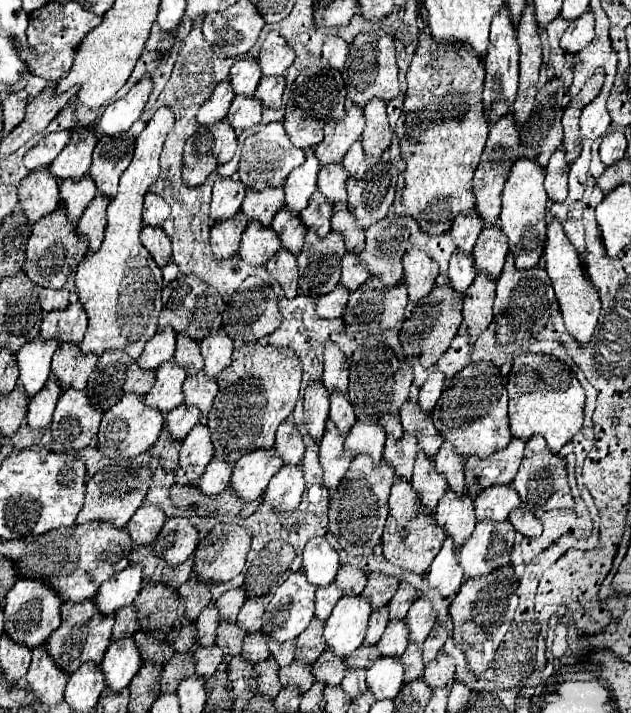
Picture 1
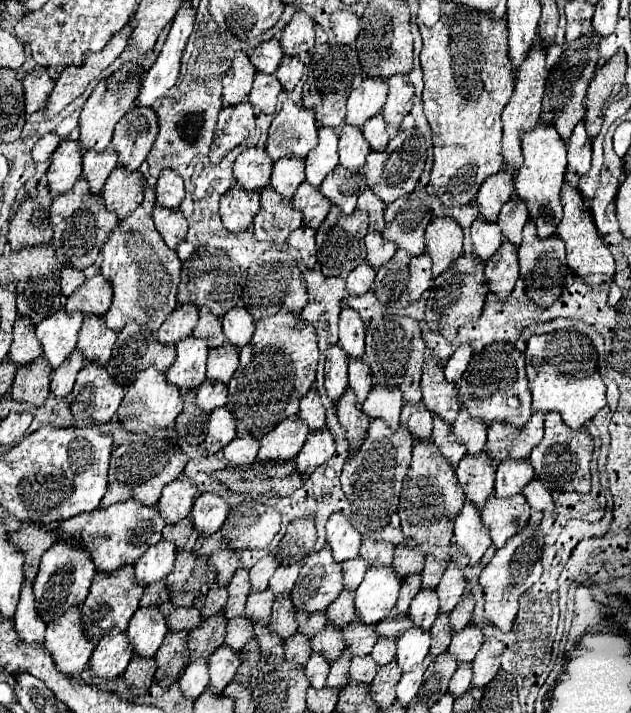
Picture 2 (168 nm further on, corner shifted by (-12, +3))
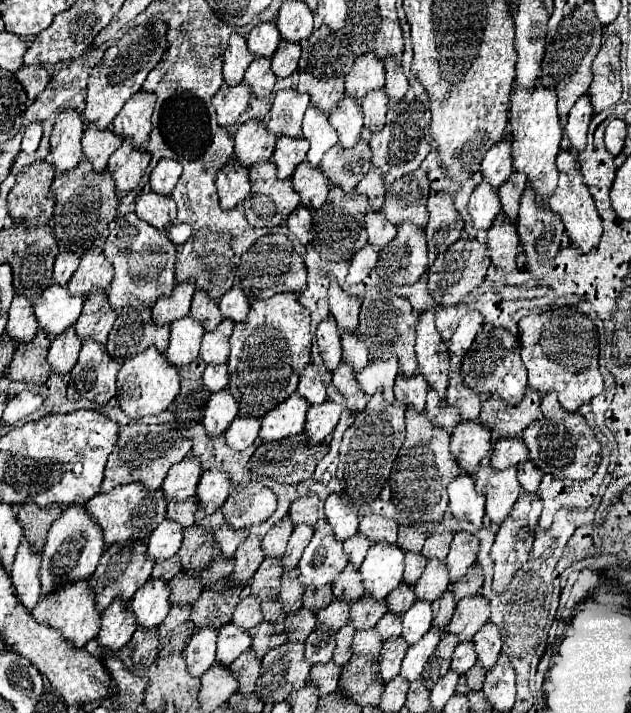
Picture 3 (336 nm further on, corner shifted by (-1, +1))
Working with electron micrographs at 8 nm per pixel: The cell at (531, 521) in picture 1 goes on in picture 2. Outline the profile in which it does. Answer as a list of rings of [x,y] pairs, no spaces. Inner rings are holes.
[[[532,479],[532,483],[528,483],[528,487],[524,487],[524,497],[526,497],[530,509],[534,509],[534,511],[546,513],[546,511],[554,509],[552,495],[546,491],[546,487],[538,479]]]

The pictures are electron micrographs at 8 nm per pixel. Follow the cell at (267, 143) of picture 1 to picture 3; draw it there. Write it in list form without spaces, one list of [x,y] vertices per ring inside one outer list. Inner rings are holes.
[[[281,89],[275,95],[267,127],[277,135],[301,137],[301,121],[309,105],[309,95],[297,89]]]

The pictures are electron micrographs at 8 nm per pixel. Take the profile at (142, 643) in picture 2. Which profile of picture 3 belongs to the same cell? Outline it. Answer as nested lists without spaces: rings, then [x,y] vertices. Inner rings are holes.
[[[149,579],[129,601],[137,623],[145,625],[145,629],[155,629],[167,617],[171,609],[169,593],[171,587],[165,579]]]

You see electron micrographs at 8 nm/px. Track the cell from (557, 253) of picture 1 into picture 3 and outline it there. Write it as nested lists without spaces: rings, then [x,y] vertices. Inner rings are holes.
[[[561,149],[557,155],[557,169],[559,169],[559,183],[553,191],[553,195],[547,199],[547,203],[555,213],[561,215],[561,221],[565,225],[565,231],[567,231],[571,243],[577,245],[581,251],[589,251],[599,243],[599,237],[603,233],[603,223],[601,223],[601,217],[593,203],[591,191],[585,185],[581,169],[577,167],[577,153],[571,149]]]

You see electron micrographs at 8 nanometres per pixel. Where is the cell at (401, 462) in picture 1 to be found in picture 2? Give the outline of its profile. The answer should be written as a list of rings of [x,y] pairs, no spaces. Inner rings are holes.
[[[418,403],[416,407],[404,405],[402,413],[400,413],[400,421],[408,427],[412,439],[416,439],[416,441],[428,441],[430,439],[432,415],[428,415],[428,411],[424,411],[422,403]]]

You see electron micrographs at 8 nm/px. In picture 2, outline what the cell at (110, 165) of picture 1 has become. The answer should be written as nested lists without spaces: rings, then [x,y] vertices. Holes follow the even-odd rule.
[[[130,109],[116,125],[112,137],[112,149],[118,155],[120,165],[134,173],[148,157],[154,139],[158,135],[158,119],[152,109],[136,111]]]

